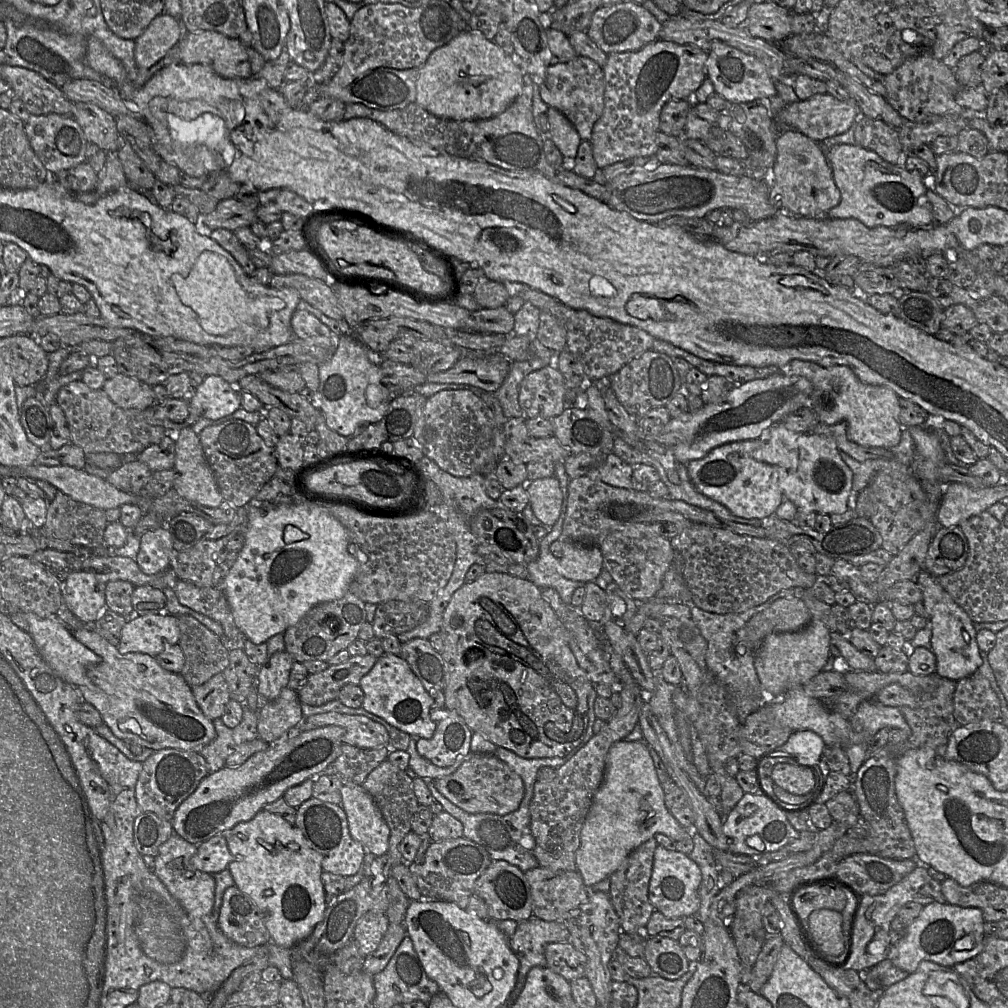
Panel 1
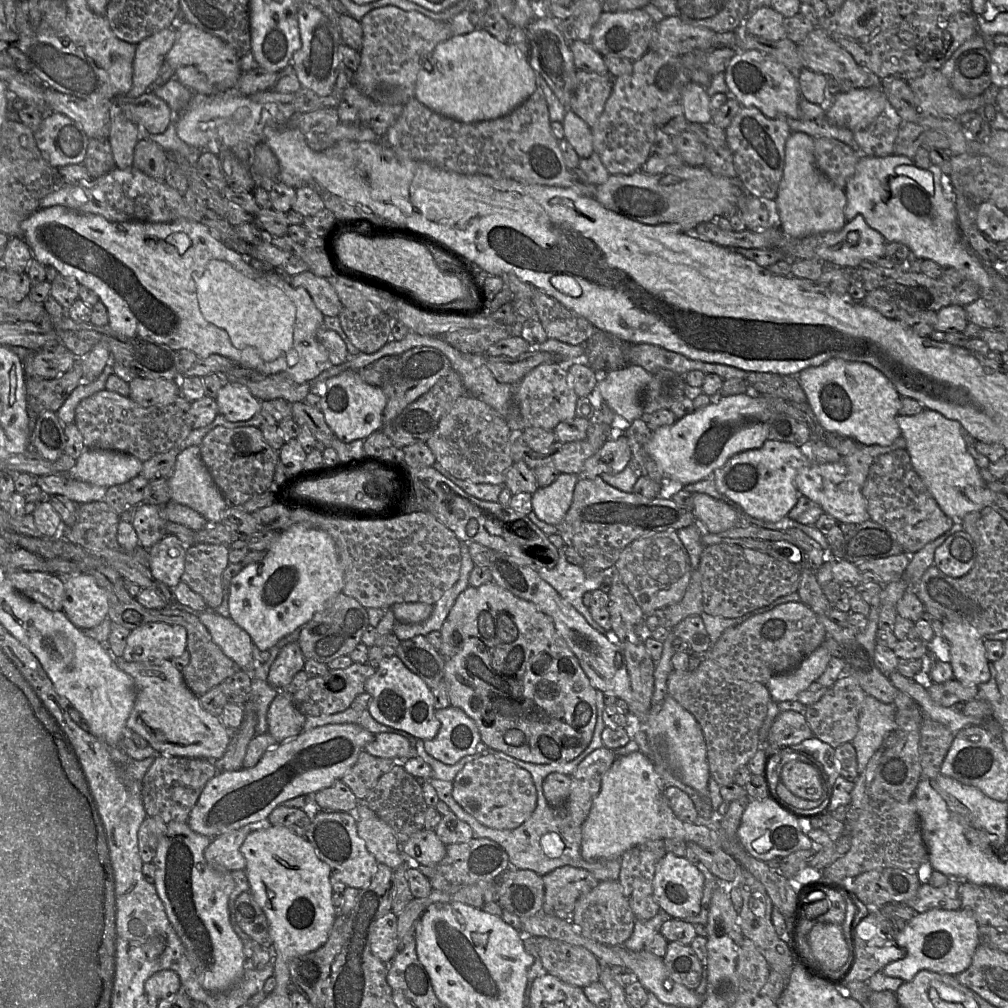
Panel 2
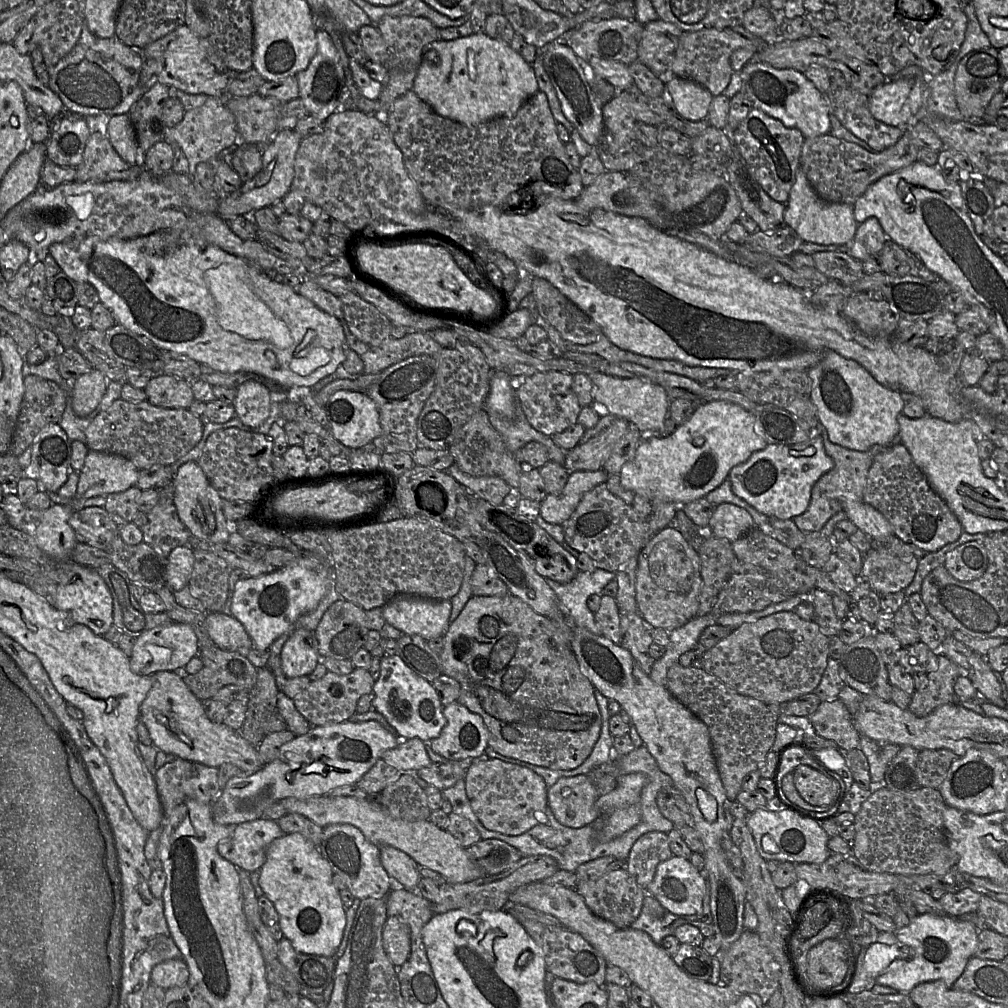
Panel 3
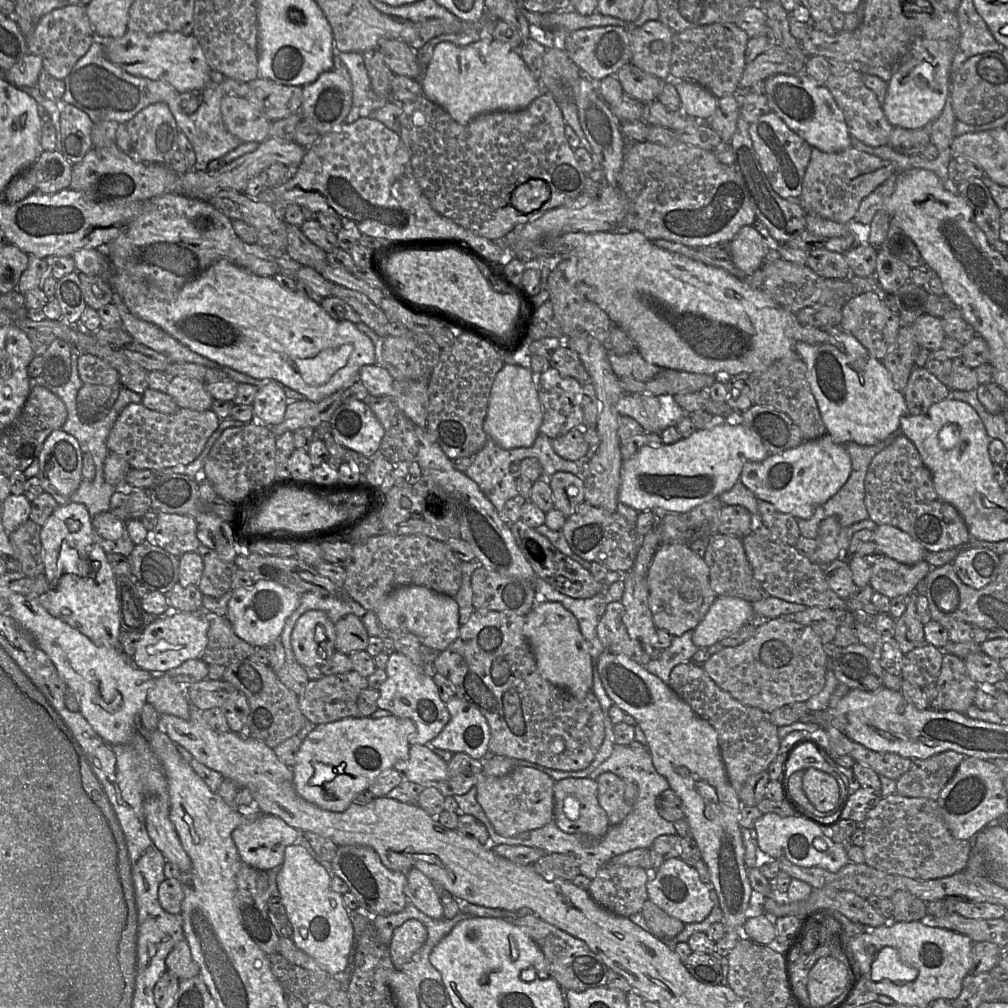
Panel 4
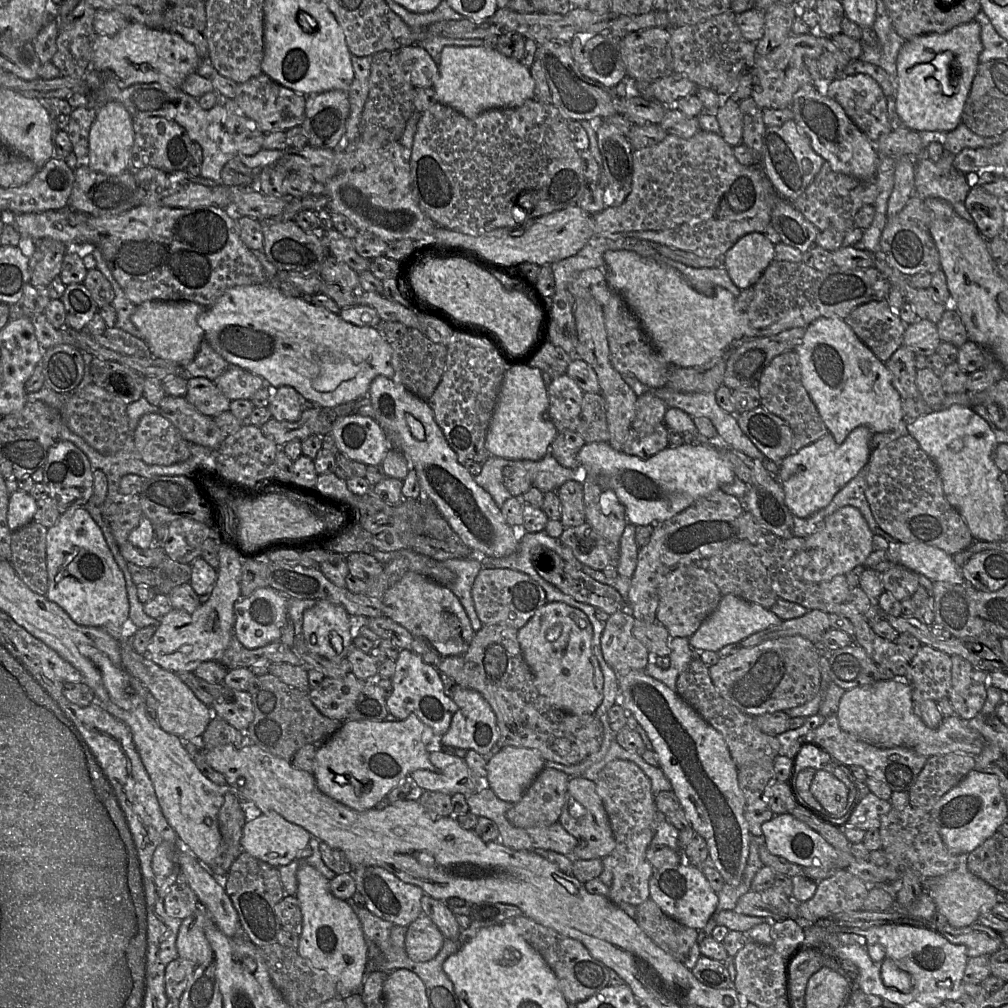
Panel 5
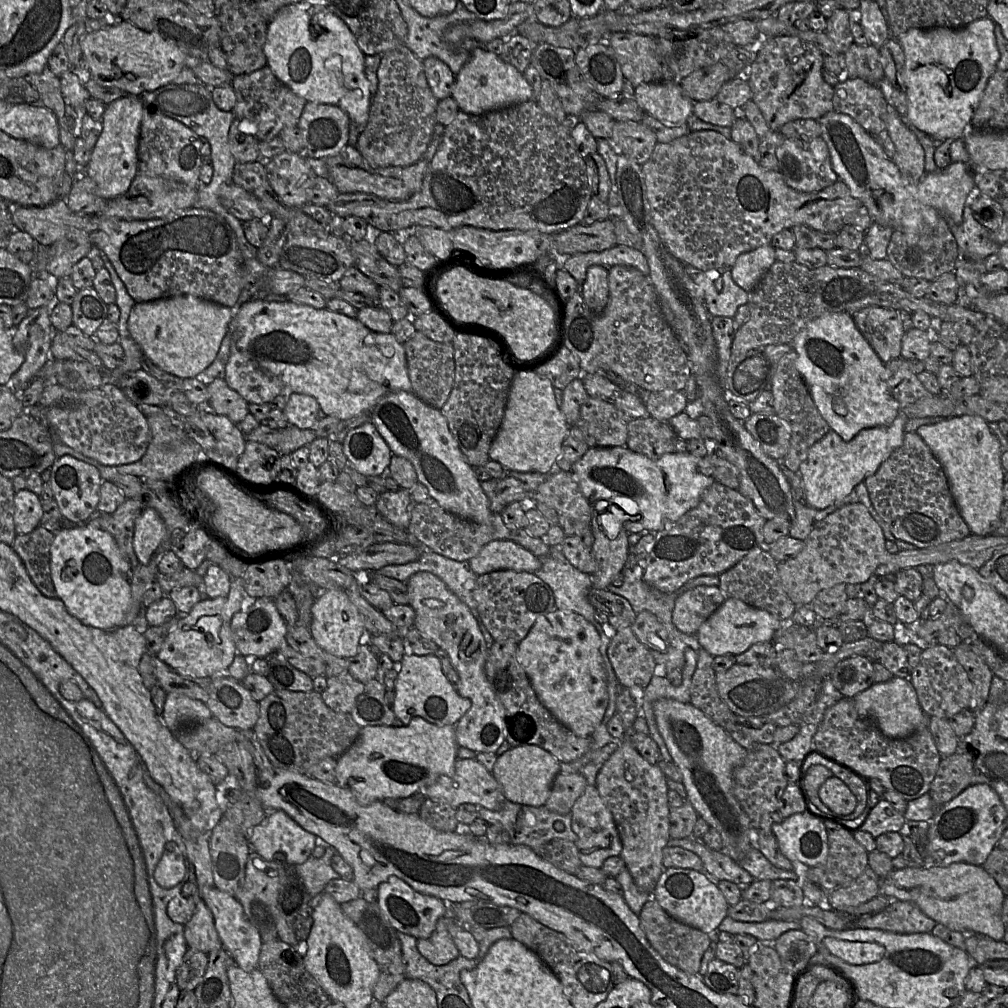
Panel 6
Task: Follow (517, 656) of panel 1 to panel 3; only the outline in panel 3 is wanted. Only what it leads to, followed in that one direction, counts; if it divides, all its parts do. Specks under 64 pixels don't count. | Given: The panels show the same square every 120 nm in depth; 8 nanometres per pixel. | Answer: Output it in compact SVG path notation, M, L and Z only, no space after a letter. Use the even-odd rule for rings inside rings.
M507 594L504 596L472 596L462 611L460 612L459 616L449 624L447 630L445 631L444 634L444 647L443 650L440 654L440 661L441 661L441 666L442 666L442 674L445 674L453 679L455 679L459 684L460 684L460 695L458 697L457 702L460 704L464 705L467 707L471 712L476 713L480 715L486 724L488 731L489 731L489 740L488 740L488 746L492 748L495 752L498 754L501 754L503 756L509 757L509 758L514 758L518 760L522 760L525 762L528 762L533 765L537 765L540 767L545 767L551 770L572 770L577 767L579 767L583 762L590 756L590 754L593 751L594 746L596 745L599 737L600 737L600 732L601 732L601 727L602 727L602 718L601 718L601 713L600 709L598 706L598 703L596 701L595 697L595 688L592 685L592 683L588 680L588 678L581 672L578 661L572 651L561 645L556 645L553 640L552 640L552 622L550 619L548 619L545 616L542 616L535 612L529 605L524 603L521 599L511 595Z

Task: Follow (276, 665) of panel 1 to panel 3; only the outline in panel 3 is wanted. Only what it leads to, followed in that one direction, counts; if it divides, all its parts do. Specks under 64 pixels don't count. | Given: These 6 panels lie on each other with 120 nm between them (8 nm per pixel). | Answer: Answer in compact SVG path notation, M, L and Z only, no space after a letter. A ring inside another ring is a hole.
M297 629L281 651L281 668L287 678L308 676L320 662L314 631Z

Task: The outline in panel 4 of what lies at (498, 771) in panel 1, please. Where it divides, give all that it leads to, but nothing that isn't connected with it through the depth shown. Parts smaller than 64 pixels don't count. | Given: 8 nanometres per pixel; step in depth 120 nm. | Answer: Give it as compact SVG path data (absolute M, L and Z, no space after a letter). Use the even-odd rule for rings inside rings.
M517 766L509 774L500 777L489 776L483 772L475 785L476 798L494 830L501 836L515 837L523 832L542 828L553 821L555 782L546 773L525 766Z

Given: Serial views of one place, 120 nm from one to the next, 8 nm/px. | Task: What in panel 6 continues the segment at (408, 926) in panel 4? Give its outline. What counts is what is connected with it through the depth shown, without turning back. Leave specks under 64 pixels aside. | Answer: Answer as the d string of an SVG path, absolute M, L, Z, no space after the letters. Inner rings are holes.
M444 916L438 920L436 928L429 938L417 939L418 951L433 965L446 965L460 956L460 952L448 932L448 926L454 922L458 922L456 917Z

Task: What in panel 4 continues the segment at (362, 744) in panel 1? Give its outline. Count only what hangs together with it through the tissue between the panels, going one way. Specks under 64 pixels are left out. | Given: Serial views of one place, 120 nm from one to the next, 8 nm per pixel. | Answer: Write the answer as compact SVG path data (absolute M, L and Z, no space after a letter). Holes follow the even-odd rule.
M411 745L408 758L398 761L394 769L402 776L404 771L419 772L425 776L425 781L443 781L449 777L447 762L426 745Z

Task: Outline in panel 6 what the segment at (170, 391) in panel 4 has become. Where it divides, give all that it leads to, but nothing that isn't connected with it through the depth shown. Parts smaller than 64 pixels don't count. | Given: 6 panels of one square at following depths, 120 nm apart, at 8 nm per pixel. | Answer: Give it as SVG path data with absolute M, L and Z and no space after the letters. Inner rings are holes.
M214 379L207 384L209 394L208 406L216 414L227 417L238 424L248 414L249 403L235 390L231 389L224 379Z

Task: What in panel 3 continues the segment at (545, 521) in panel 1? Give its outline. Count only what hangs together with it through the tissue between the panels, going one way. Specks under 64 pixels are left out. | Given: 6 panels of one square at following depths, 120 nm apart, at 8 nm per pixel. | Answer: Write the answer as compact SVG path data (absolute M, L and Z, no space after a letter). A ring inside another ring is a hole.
M598 471L569 472L567 483L559 495L547 494L540 502L540 516L550 524L562 525L576 510L583 495L595 486L606 483L608 474Z

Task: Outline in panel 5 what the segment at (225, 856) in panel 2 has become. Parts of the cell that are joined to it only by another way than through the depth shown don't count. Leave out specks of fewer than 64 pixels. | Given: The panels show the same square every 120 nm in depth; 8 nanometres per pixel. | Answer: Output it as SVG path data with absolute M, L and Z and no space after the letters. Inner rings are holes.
M276 812L262 814L246 821L240 841L242 851L276 868L286 866L296 860L298 854L309 845L311 834L299 825L287 821Z

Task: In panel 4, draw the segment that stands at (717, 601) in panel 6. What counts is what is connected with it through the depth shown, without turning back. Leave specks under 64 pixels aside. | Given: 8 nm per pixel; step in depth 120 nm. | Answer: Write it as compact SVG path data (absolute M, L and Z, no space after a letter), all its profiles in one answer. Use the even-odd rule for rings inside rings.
M661 543L653 555L645 579L654 625L666 630L672 637L694 630L717 598L710 584L708 566L687 543Z

